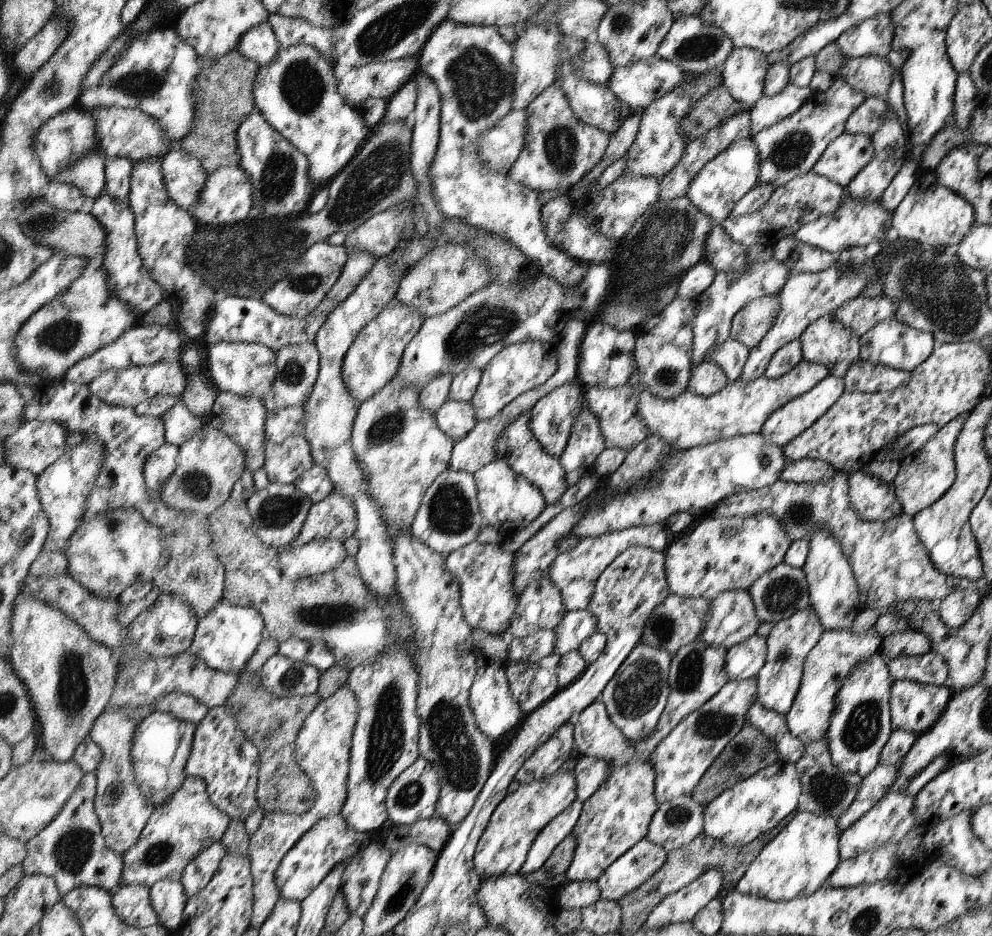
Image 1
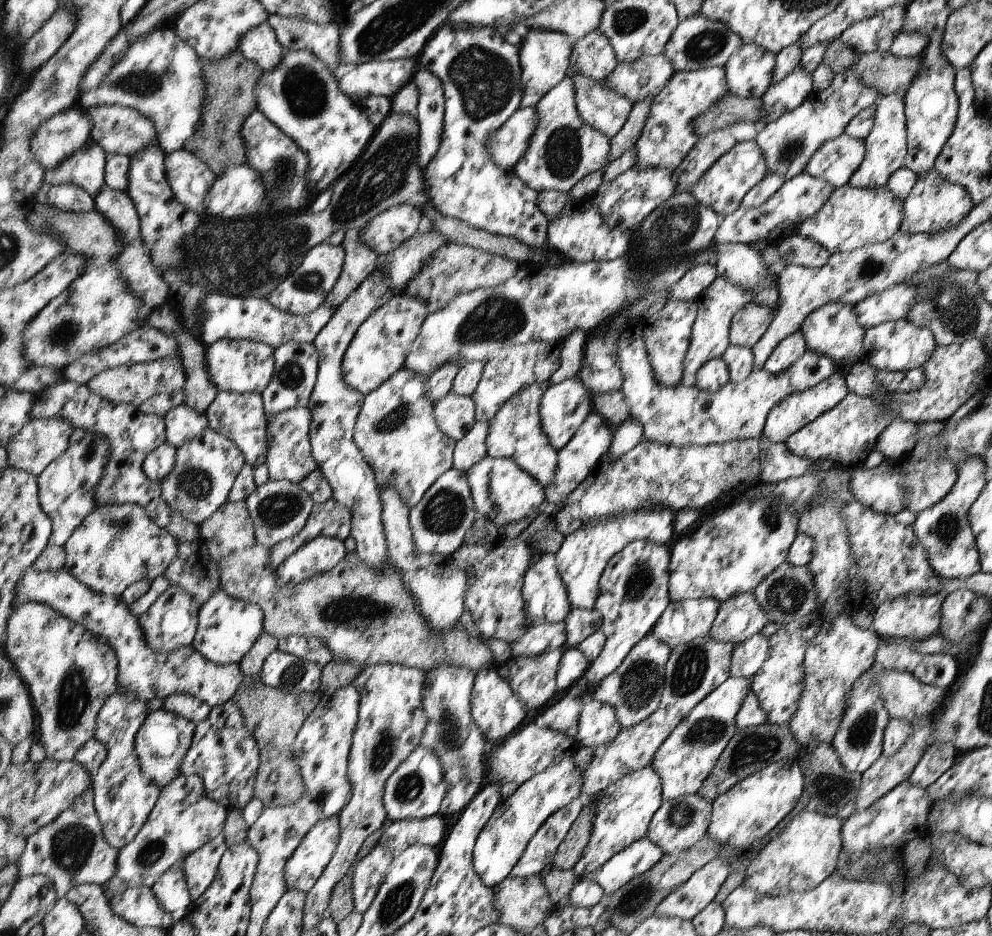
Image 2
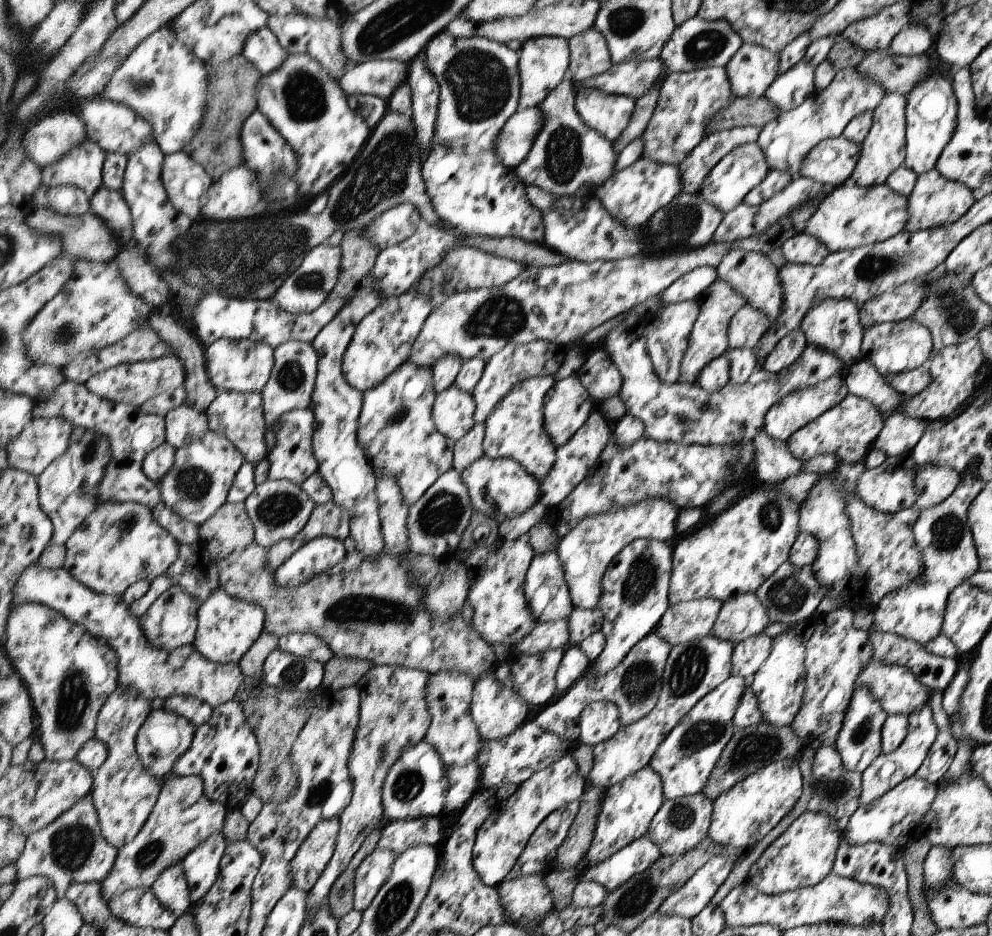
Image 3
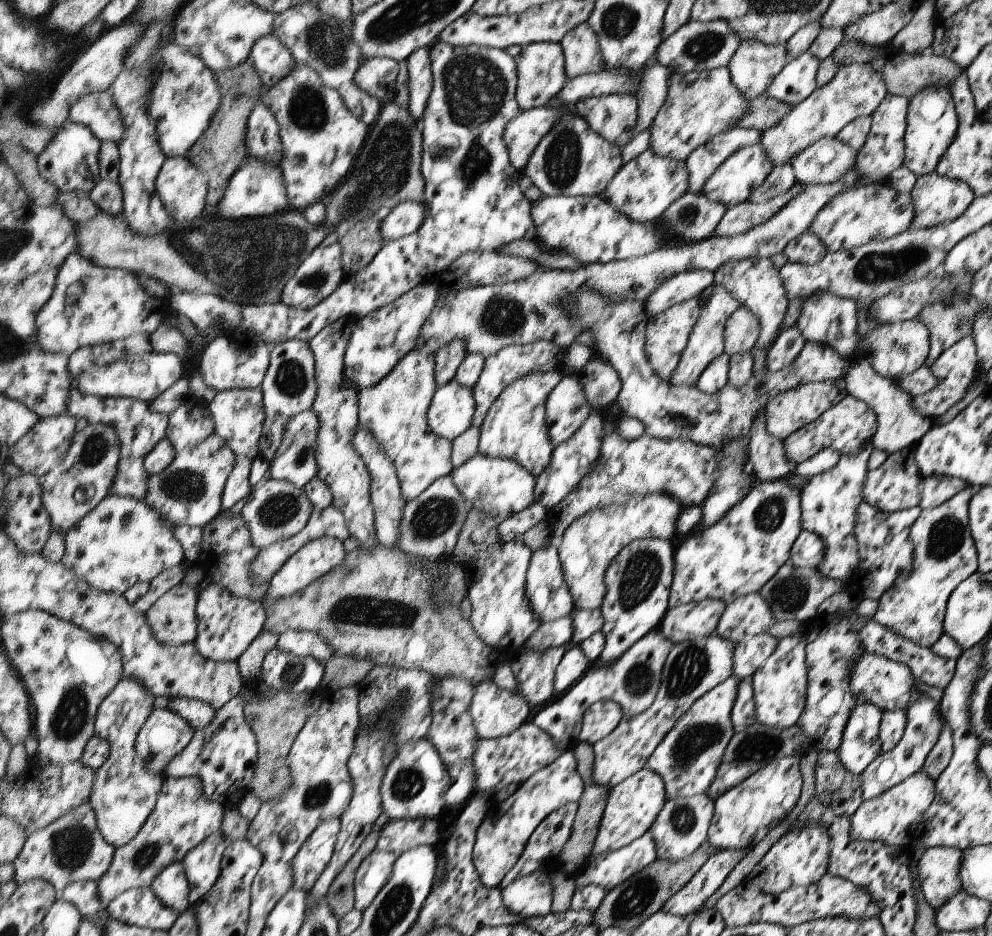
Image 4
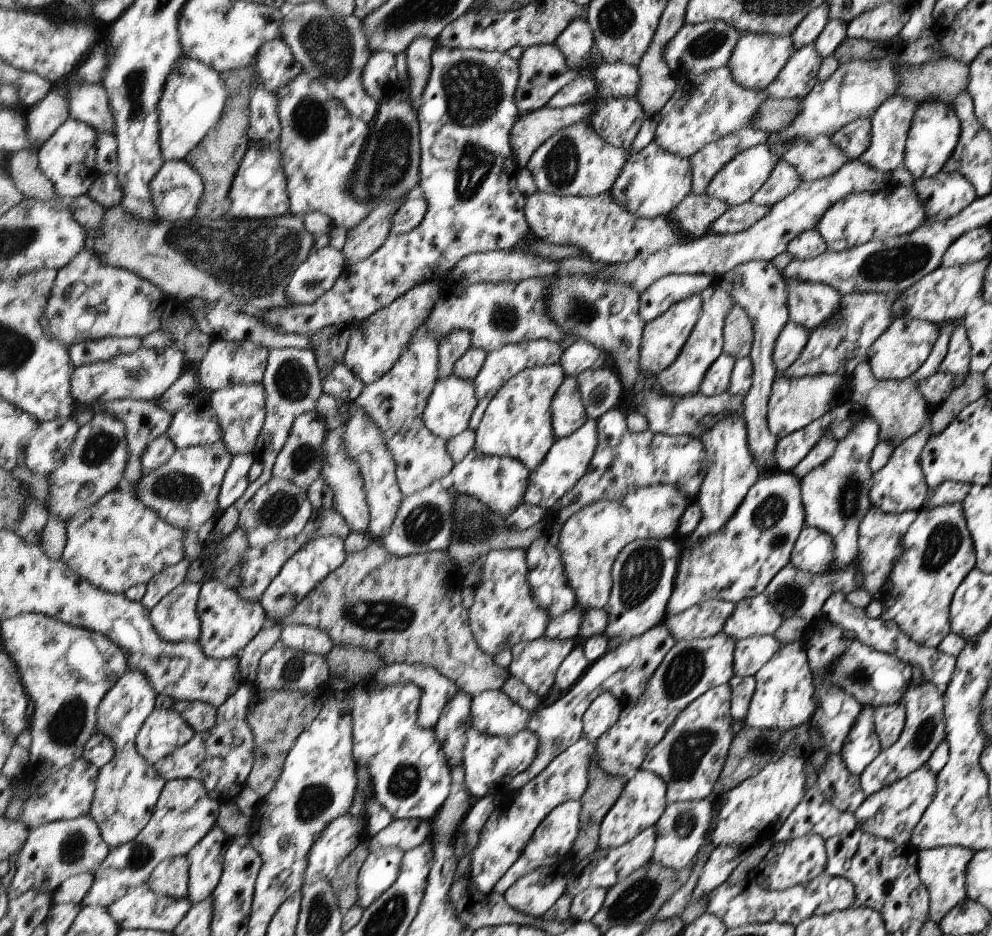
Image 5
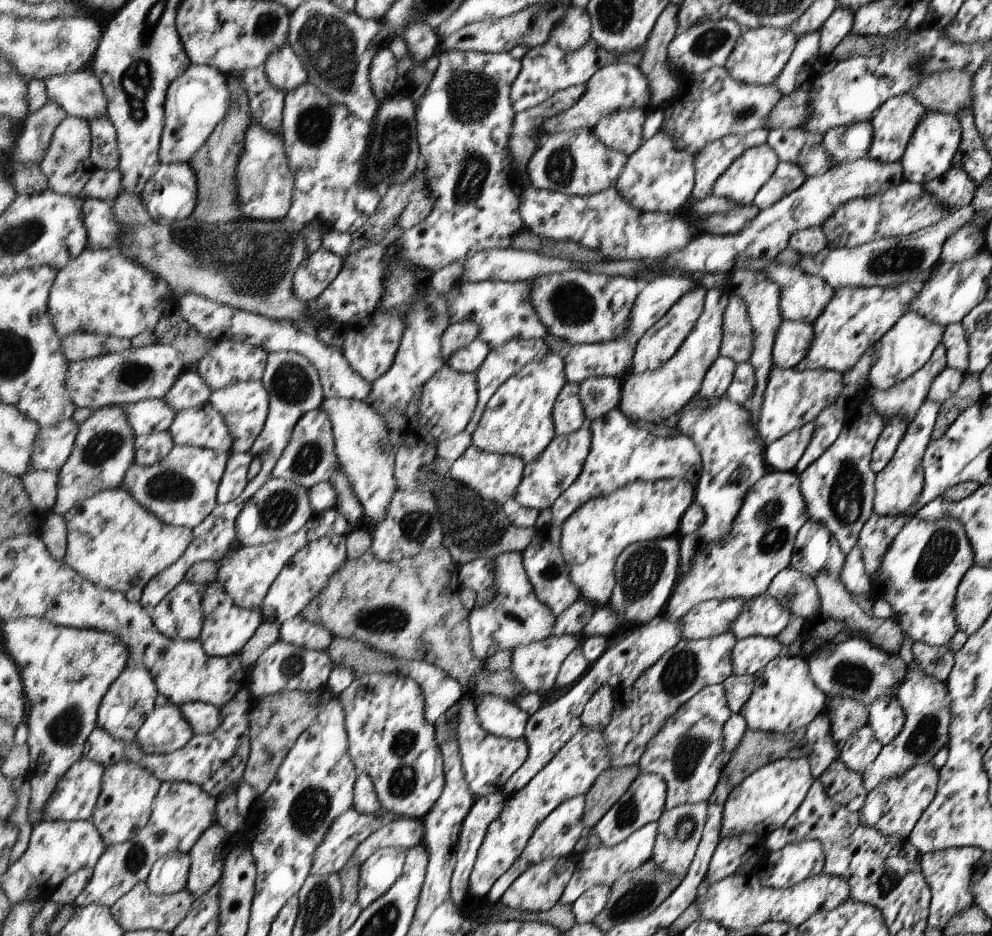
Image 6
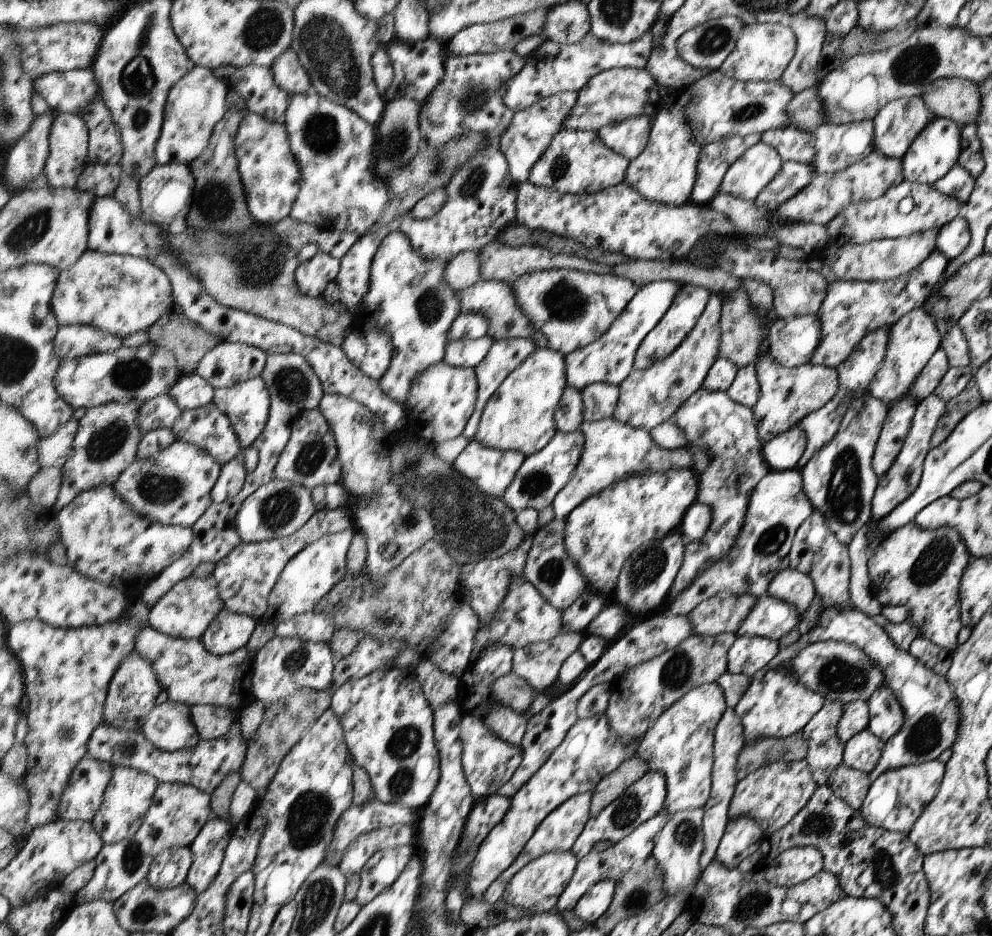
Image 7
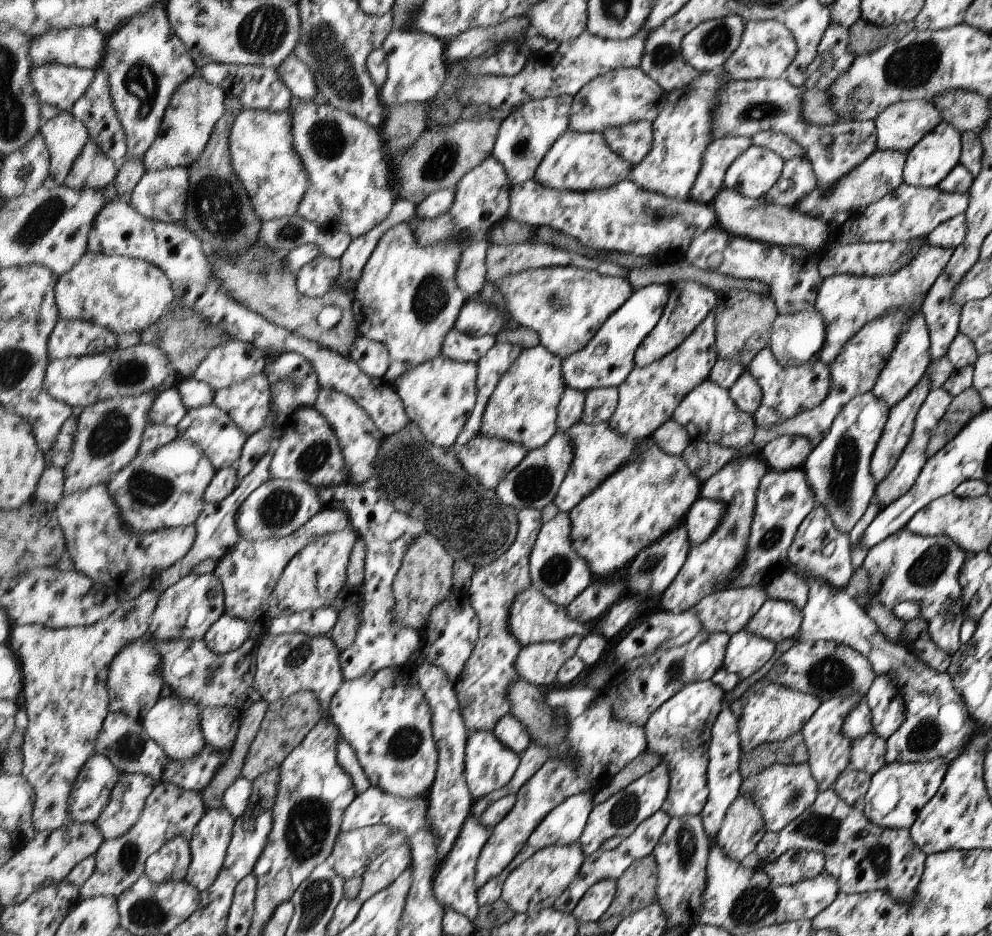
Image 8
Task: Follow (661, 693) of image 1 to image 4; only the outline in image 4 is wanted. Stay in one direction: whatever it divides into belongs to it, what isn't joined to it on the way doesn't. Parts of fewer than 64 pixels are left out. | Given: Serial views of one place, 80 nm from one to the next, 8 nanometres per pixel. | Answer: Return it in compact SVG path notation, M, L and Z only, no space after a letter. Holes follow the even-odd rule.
M659 629L650 631L634 643L620 659L606 666L592 666L580 680L565 692L556 702L544 706L533 716L532 723L547 732L559 749L574 748L580 741L581 726L586 710L602 699L617 701L621 705L624 718L640 715L653 706L660 688L662 669L673 641L664 637Z

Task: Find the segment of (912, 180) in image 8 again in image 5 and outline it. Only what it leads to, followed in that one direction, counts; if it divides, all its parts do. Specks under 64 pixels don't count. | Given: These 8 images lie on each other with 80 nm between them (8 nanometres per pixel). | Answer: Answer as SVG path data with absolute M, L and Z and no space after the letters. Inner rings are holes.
M922 101L918 104L909 130L909 140L903 165L915 179L925 179L937 175L950 160L961 136L961 121L952 104L935 101Z

